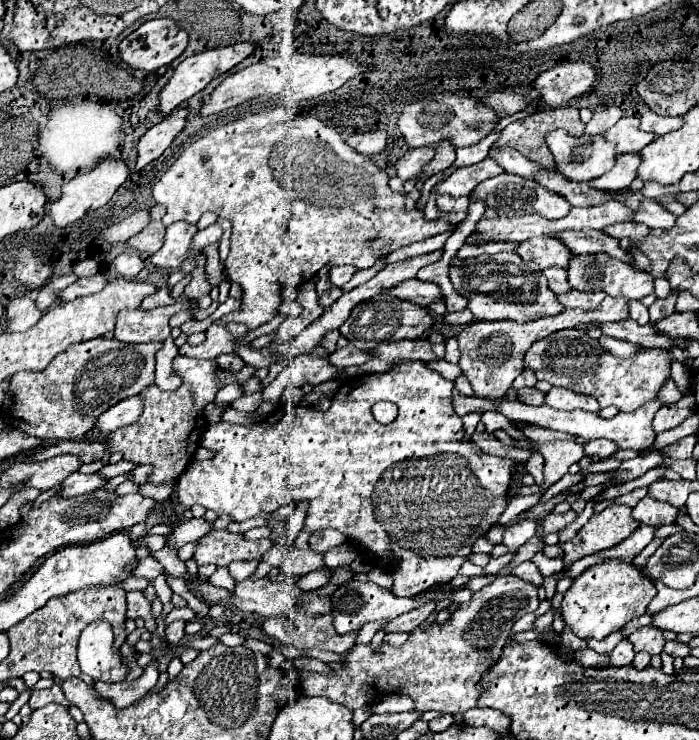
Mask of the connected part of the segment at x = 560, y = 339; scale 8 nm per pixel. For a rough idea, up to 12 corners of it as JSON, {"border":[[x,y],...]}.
{"border":[[584,329],[536,341],[536,379],[636,411],[670,379],[672,351],[614,357]]}

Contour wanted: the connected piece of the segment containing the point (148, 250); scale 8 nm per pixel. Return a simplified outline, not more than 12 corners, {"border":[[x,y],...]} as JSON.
{"border":[[164,207],[150,209],[150,223],[128,245],[154,255],[164,243]]}

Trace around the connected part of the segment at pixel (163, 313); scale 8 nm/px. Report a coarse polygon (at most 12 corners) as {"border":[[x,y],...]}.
{"border":[[190,303],[118,313],[114,339],[160,343],[168,319]]}

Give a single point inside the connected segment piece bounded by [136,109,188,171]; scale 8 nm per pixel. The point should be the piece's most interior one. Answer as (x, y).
(155, 141)

